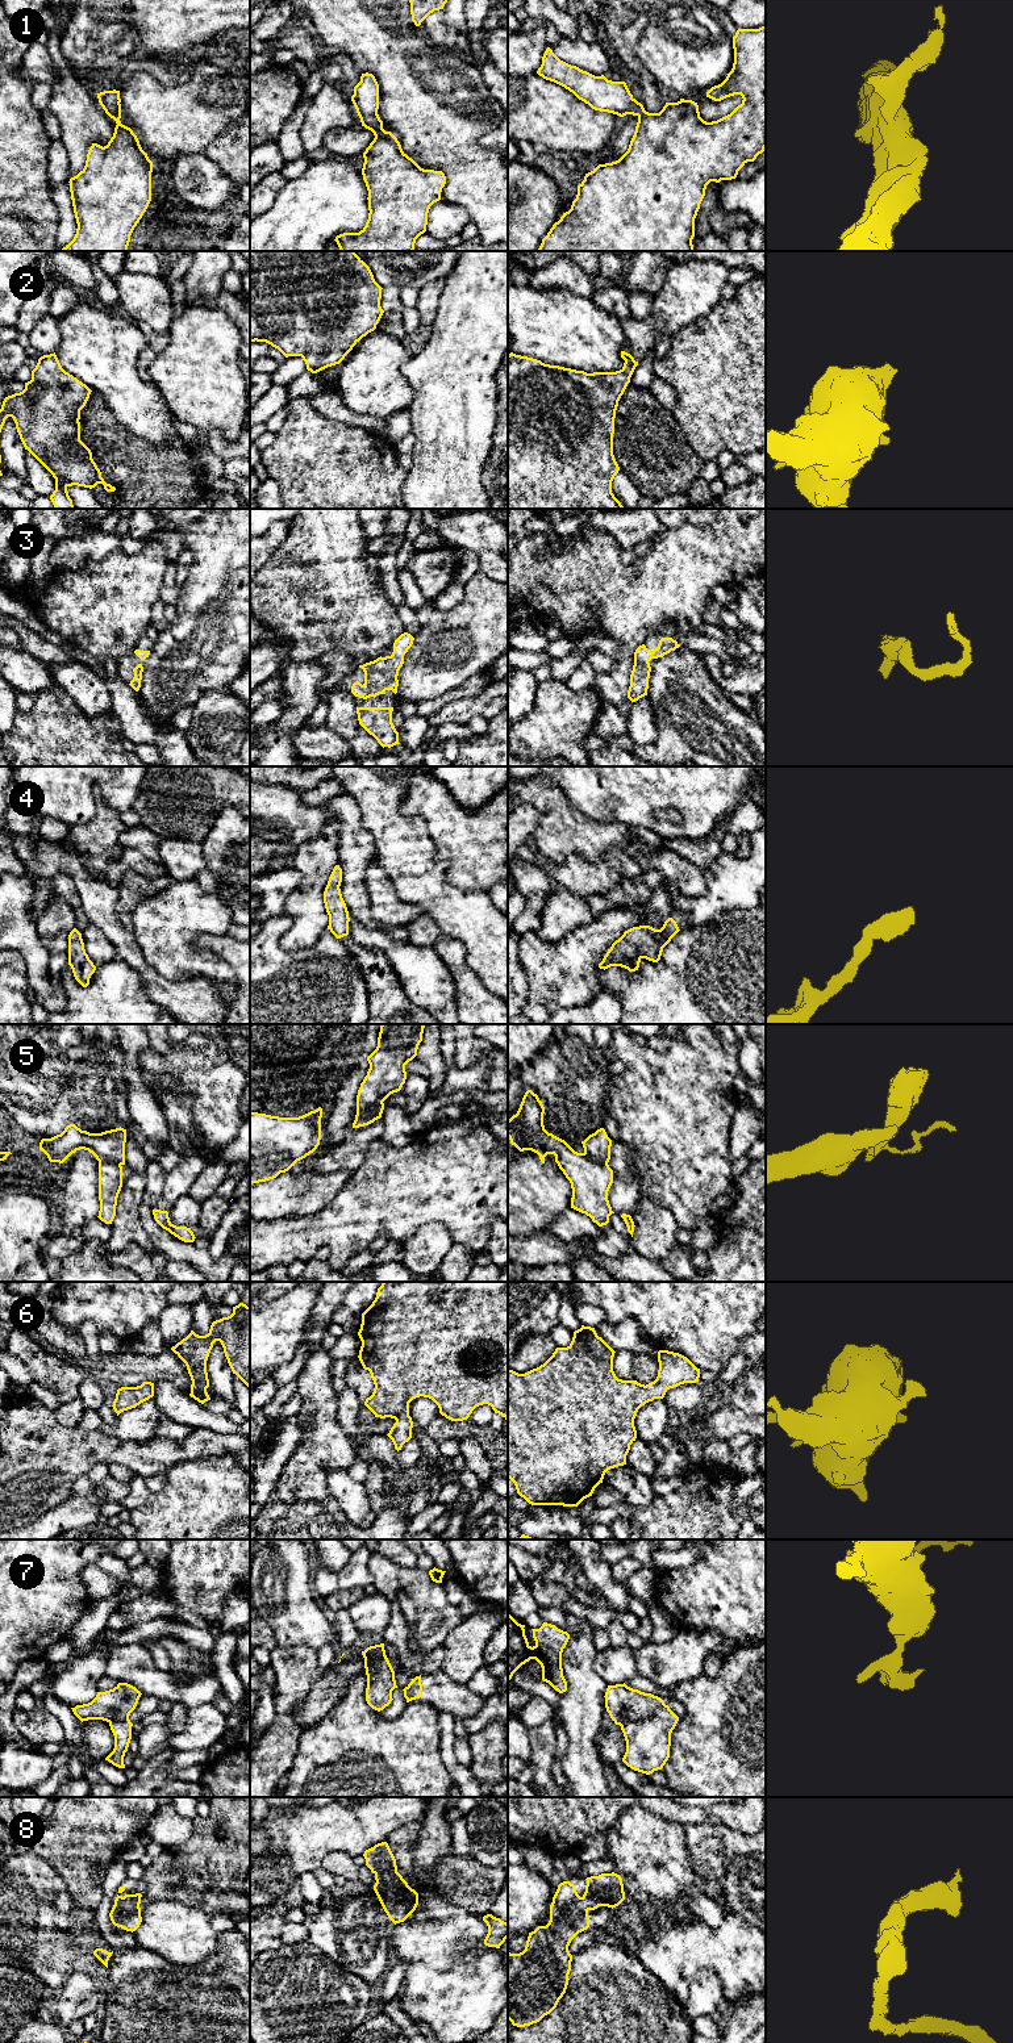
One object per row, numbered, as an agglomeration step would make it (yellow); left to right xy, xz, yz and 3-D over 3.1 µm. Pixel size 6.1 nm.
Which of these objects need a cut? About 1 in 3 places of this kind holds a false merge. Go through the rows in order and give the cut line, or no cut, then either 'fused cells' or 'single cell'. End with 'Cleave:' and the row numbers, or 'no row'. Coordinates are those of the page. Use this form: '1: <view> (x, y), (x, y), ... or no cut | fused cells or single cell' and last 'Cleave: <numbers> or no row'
1: no cut | single cell
2: no cut | single cell
3: no cut | single cell
4: no cut | single cell
5: xz (382, 1102), (367, 1112), (357, 1112) | fused cells
6: no cut | single cell
7: yz (665, 1704), (642, 1718), (628, 1720), (620, 1725) | fused cells
8: no cut | single cell
Cleave: 5, 7

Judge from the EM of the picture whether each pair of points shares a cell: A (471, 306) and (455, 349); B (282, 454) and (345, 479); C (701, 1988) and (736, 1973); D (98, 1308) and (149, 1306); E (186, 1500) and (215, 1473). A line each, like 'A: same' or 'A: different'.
A: same
B: same
C: different
D: same
E: same

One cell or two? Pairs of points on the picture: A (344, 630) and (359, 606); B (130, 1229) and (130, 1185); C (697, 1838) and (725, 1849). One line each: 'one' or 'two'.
A: one
B: one
C: one

